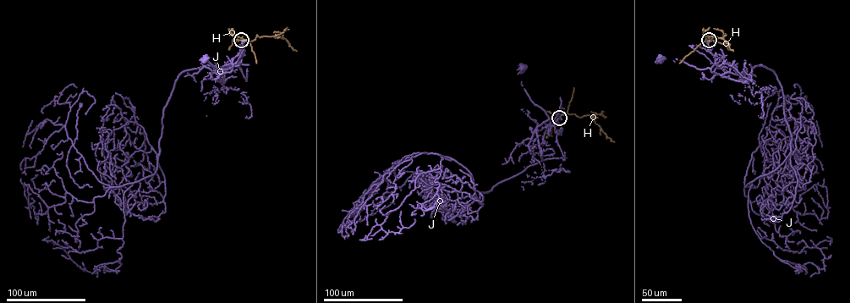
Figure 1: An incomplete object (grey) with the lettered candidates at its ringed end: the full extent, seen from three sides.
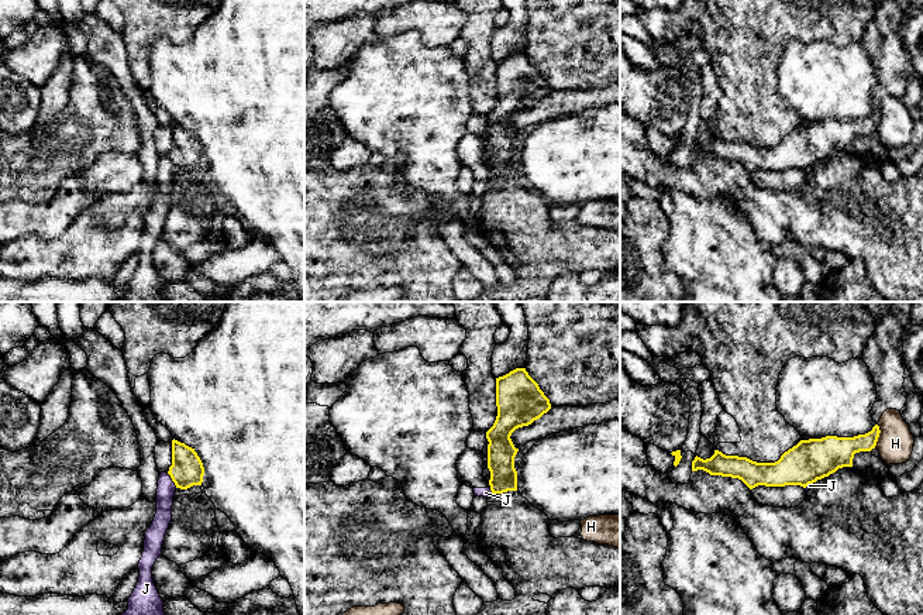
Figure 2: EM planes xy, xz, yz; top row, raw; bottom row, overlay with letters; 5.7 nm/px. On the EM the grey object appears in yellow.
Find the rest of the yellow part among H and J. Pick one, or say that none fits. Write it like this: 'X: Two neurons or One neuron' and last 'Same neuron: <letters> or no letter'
H: Two neurons
J: Two neurons
Same neuron: no letter

